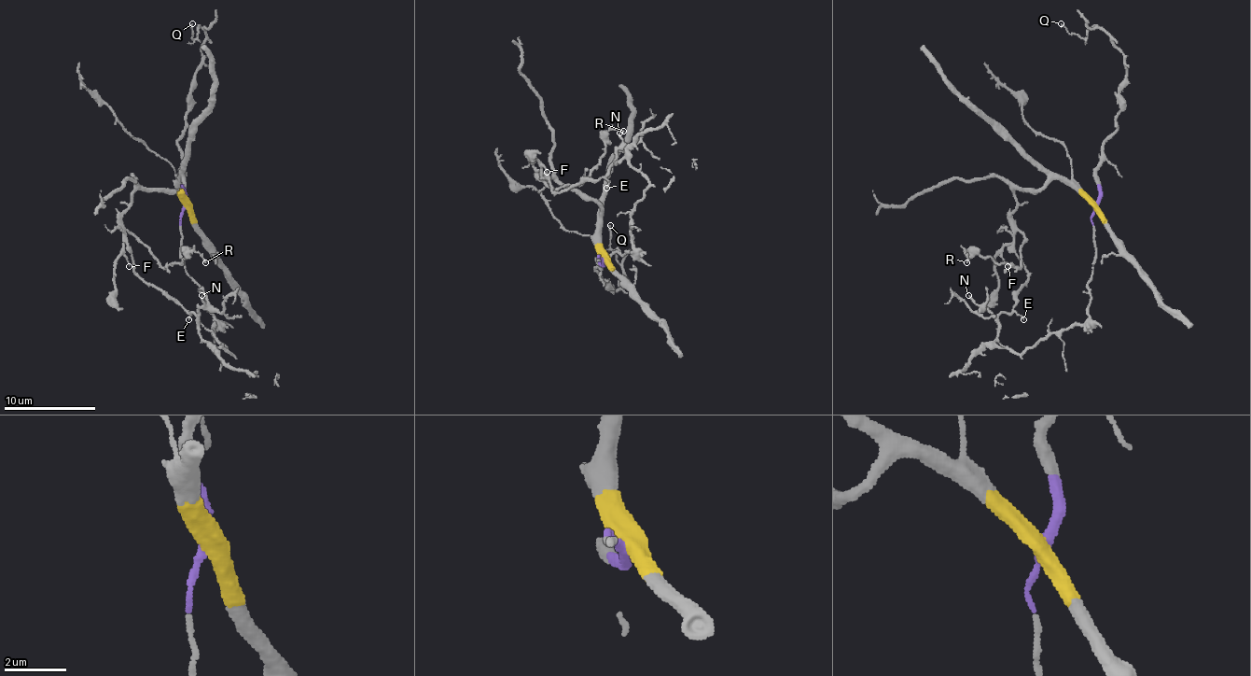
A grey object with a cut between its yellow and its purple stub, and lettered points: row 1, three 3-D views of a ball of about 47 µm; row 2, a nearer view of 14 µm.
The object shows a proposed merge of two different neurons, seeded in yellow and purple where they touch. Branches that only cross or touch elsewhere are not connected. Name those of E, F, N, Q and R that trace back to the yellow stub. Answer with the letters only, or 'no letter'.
F, R

